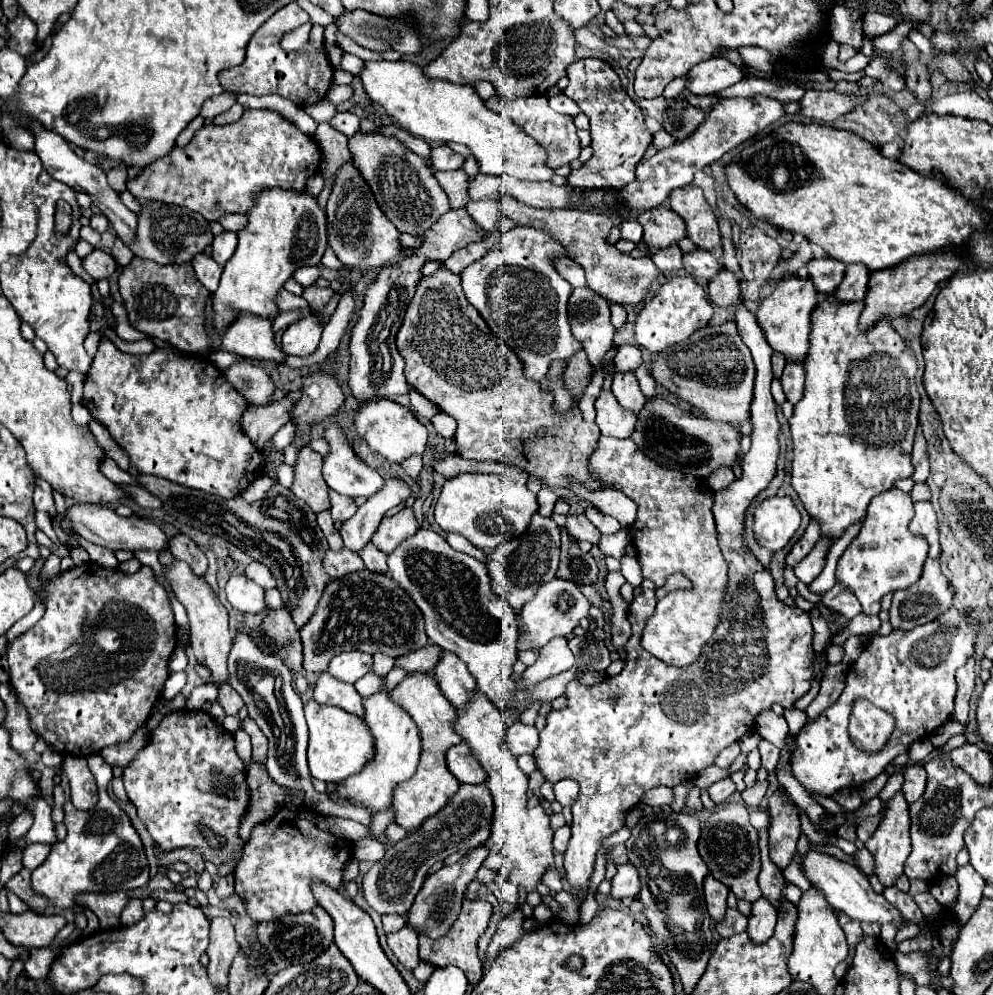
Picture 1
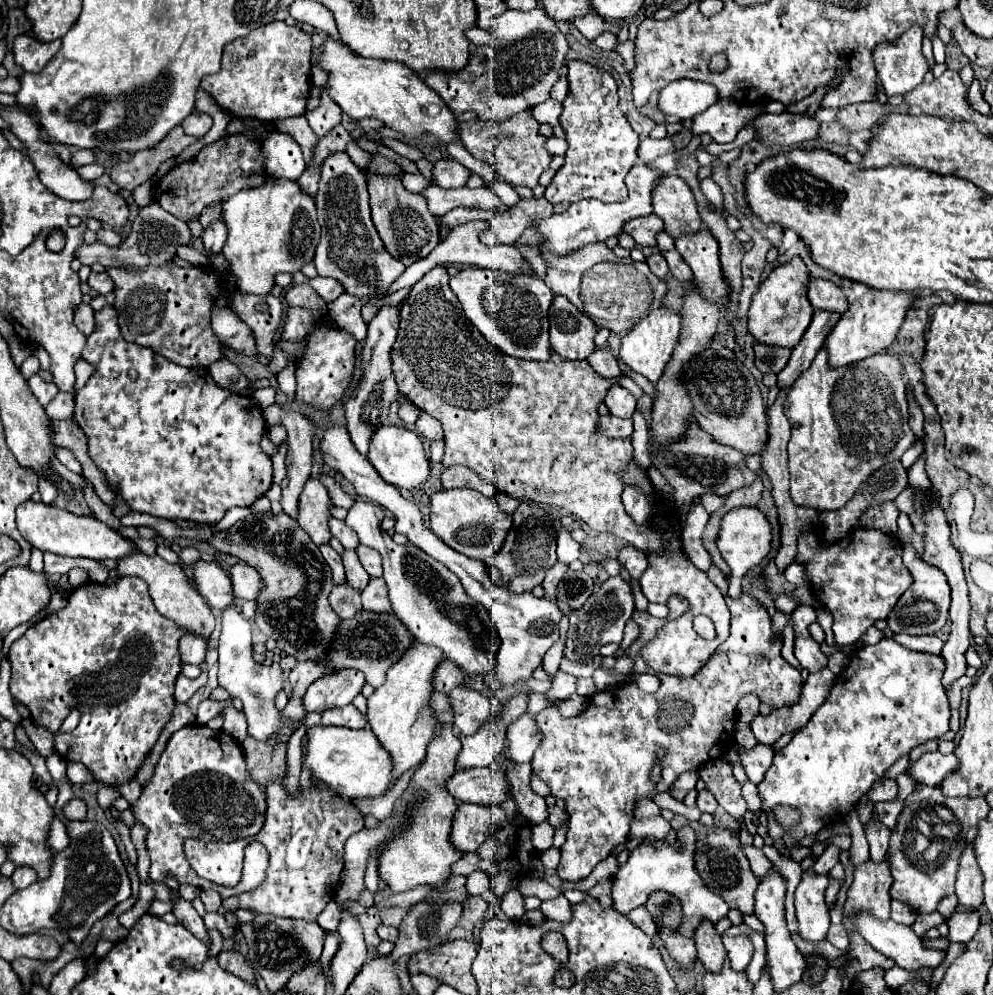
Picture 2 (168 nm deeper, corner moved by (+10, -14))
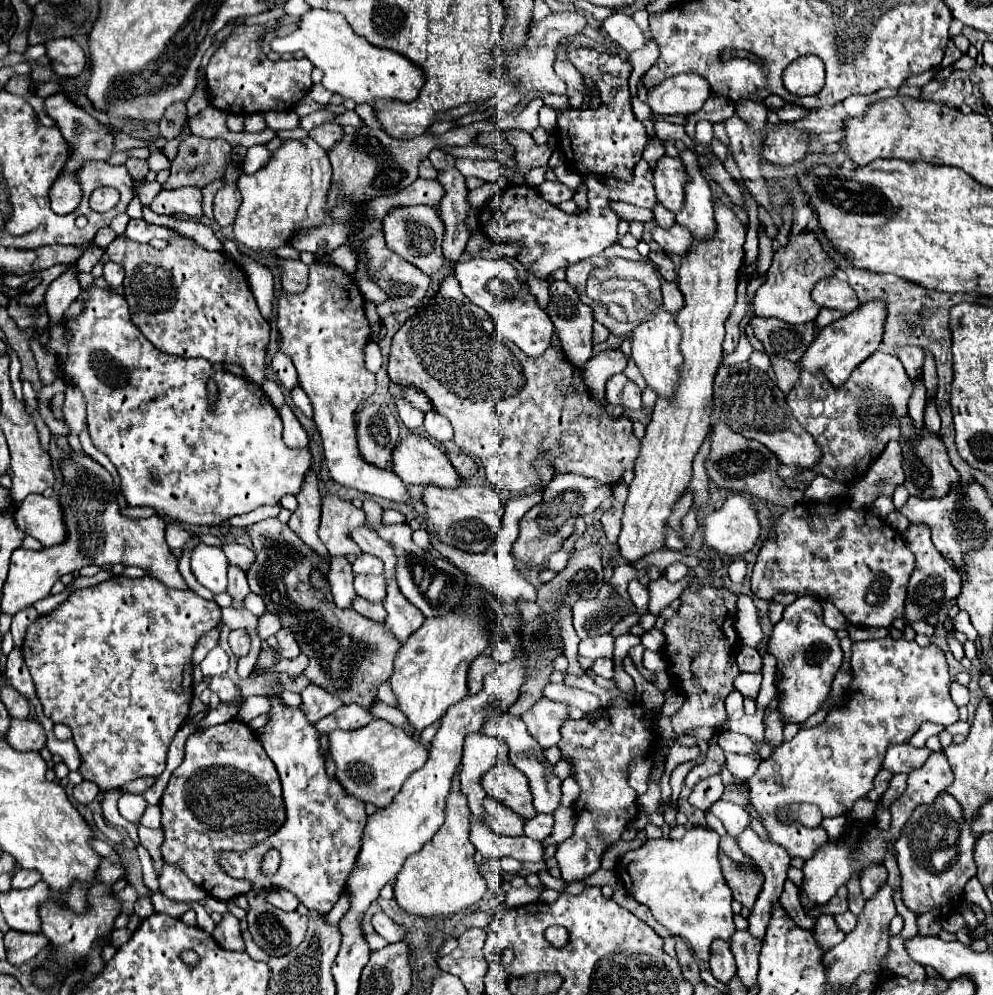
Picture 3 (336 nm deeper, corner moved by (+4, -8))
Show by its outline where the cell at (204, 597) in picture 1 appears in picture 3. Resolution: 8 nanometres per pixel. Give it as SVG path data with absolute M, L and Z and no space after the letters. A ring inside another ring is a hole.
M73 454L65 456L61 464L63 474L63 488L59 492L59 502L63 506L67 518L67 540L61 546L45 548L41 552L17 548L11 556L11 570L3 586L1 598L1 612L15 616L19 610L33 606L37 600L49 596L53 584L69 574L77 572L89 564L123 564L123 566L139 566L149 576L157 578L165 586L189 590L187 582L183 580L177 558L173 556L171 548L165 542L165 522L157 514L151 518L125 518L119 514L119 504L115 502L113 480L111 474L99 466L89 456Z

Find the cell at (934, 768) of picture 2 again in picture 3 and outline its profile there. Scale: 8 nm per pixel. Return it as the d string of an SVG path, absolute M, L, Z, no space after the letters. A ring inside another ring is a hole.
M911 744L889 746L883 768L887 768L893 774L909 774L917 766L923 766L931 754L933 754L933 750L929 750L927 746L923 746L923 748L915 748Z

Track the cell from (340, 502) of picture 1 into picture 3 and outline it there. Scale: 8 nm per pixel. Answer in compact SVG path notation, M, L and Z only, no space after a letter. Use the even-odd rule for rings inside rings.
M359 526L351 532L351 538L353 542L369 552L369 554L375 554L379 556L383 562L385 562L385 578L395 578L395 558L393 558L393 548L381 540L373 530L369 530L367 526Z

